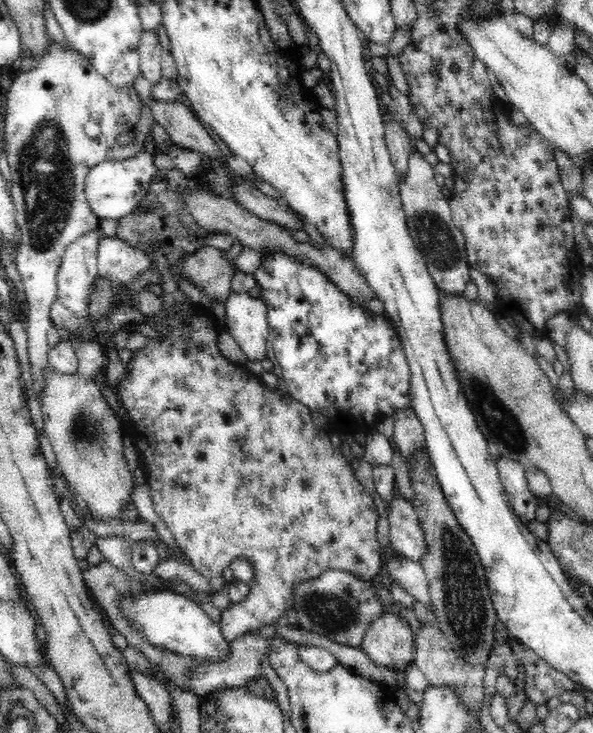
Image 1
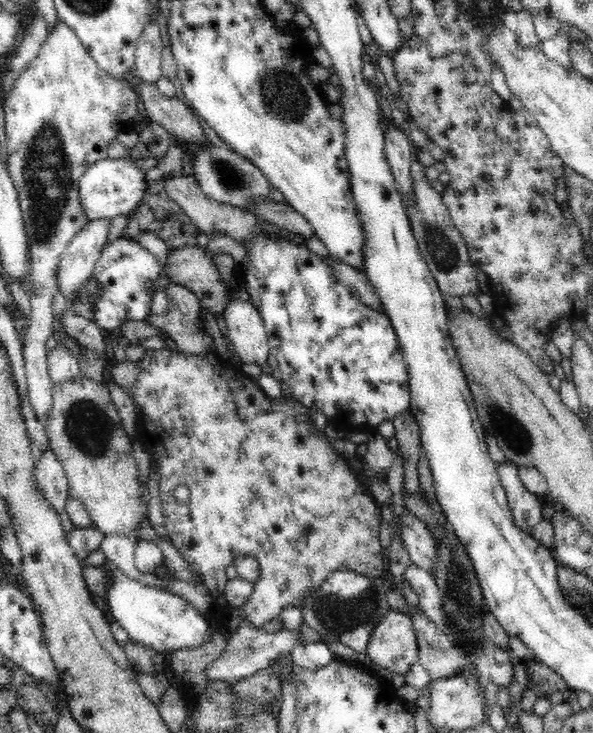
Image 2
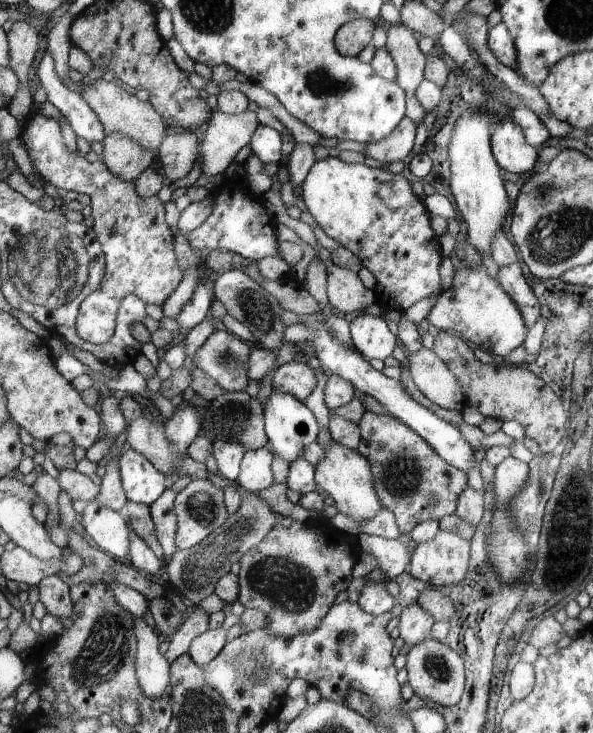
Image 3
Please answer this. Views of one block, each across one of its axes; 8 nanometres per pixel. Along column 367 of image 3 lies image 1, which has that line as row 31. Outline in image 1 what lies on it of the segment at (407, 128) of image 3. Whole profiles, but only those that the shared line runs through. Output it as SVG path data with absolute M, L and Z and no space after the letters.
M156 30L144 31L138 45L141 58L141 75L149 84L156 85L162 79L161 54L163 46Z

